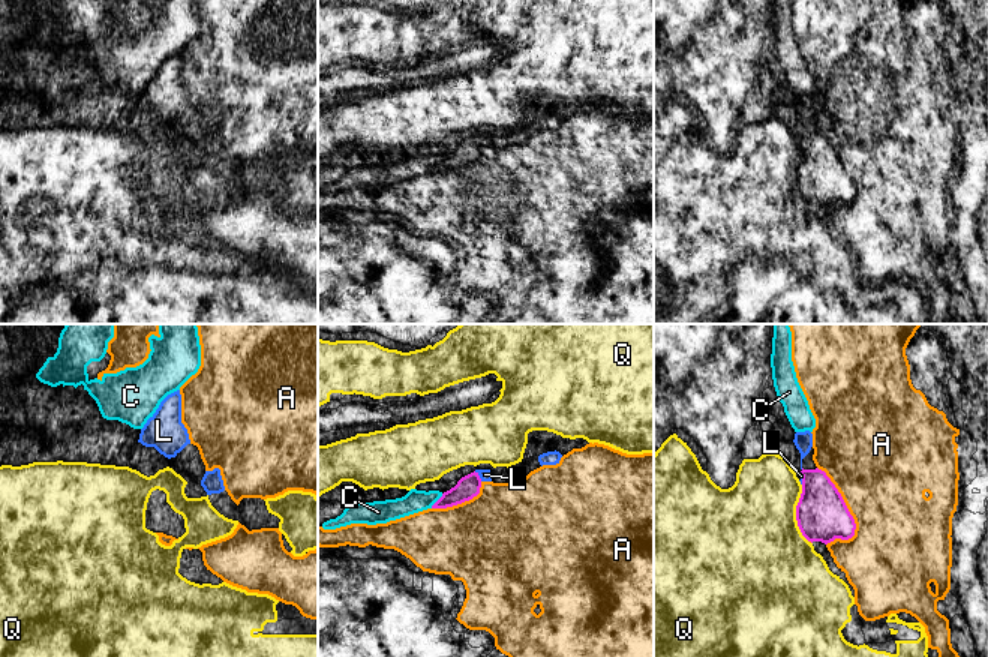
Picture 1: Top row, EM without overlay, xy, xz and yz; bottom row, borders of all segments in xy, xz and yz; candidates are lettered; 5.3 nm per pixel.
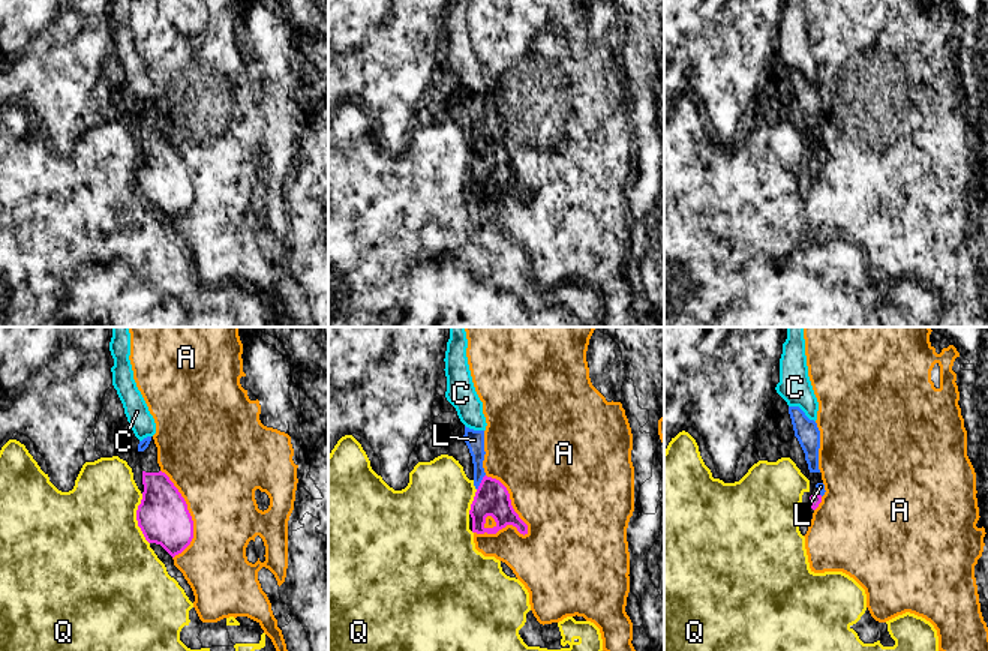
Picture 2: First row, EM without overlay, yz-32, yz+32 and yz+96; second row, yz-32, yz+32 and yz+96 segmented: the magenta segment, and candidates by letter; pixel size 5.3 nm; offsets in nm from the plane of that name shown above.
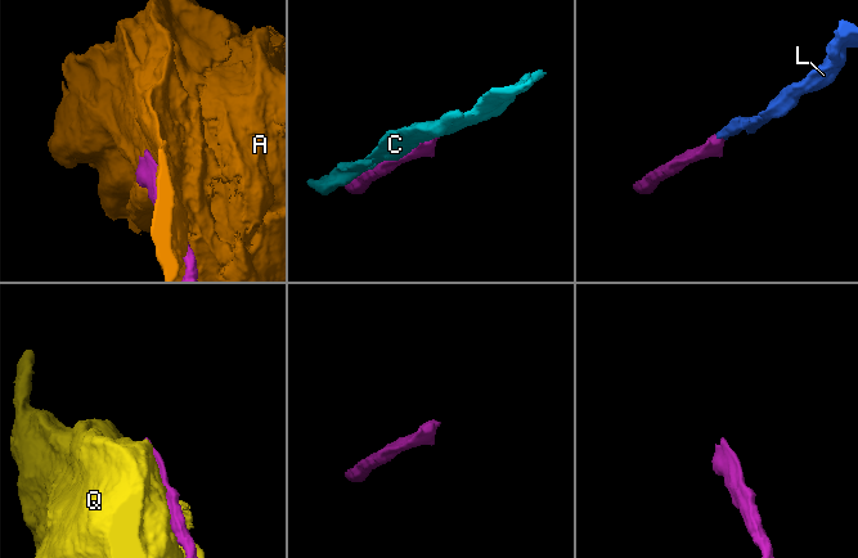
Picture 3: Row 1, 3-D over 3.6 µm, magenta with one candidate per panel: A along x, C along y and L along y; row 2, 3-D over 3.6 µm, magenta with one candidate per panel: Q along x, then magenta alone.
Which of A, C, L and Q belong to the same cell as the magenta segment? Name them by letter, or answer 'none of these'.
L

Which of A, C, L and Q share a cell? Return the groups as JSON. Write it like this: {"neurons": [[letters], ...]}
{"neurons": [["A"], ["C"], ["L"], ["Q"]]}

